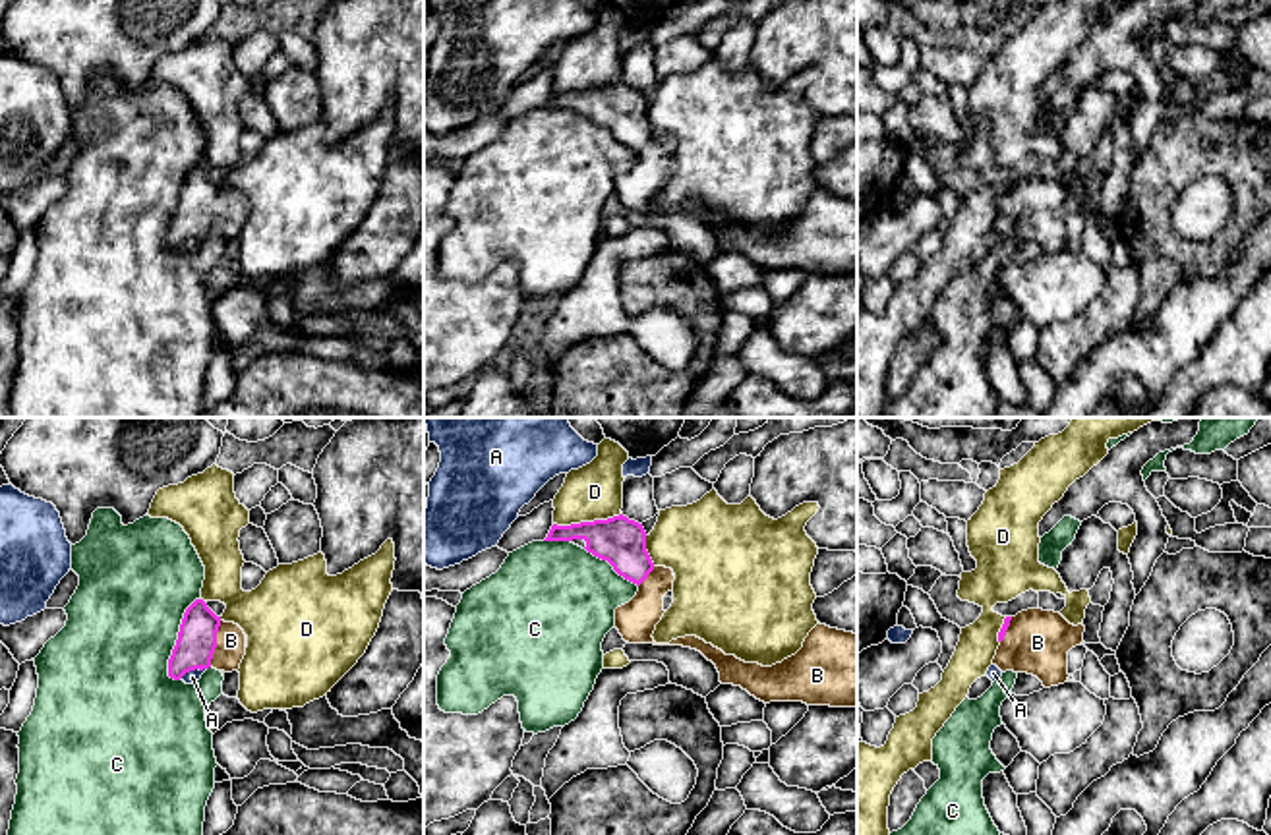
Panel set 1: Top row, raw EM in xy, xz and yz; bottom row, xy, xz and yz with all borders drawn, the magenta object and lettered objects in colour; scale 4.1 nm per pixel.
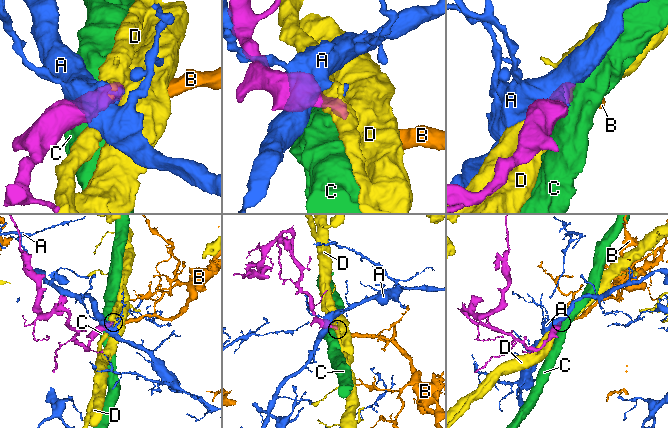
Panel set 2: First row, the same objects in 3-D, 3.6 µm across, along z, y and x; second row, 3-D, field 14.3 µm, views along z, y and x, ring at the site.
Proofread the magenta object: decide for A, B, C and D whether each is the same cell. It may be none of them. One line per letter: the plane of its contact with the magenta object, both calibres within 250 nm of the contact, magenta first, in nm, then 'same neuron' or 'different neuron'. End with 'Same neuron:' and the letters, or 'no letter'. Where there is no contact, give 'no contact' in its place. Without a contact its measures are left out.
A: meets magenta in xy; 160 nm thick on the magenta side, 60 nm on the other; different neuron
B: meets magenta in xy; 160 nm thick on the magenta side, 130 nm on the other; same neuron
C: meets magenta in xy; 160 nm thick on the magenta side, 460 nm on the other; different neuron
D: meets magenta in xz; 200 nm thick on the magenta side, 240 nm on the other; different neuron
Same neuron: B

